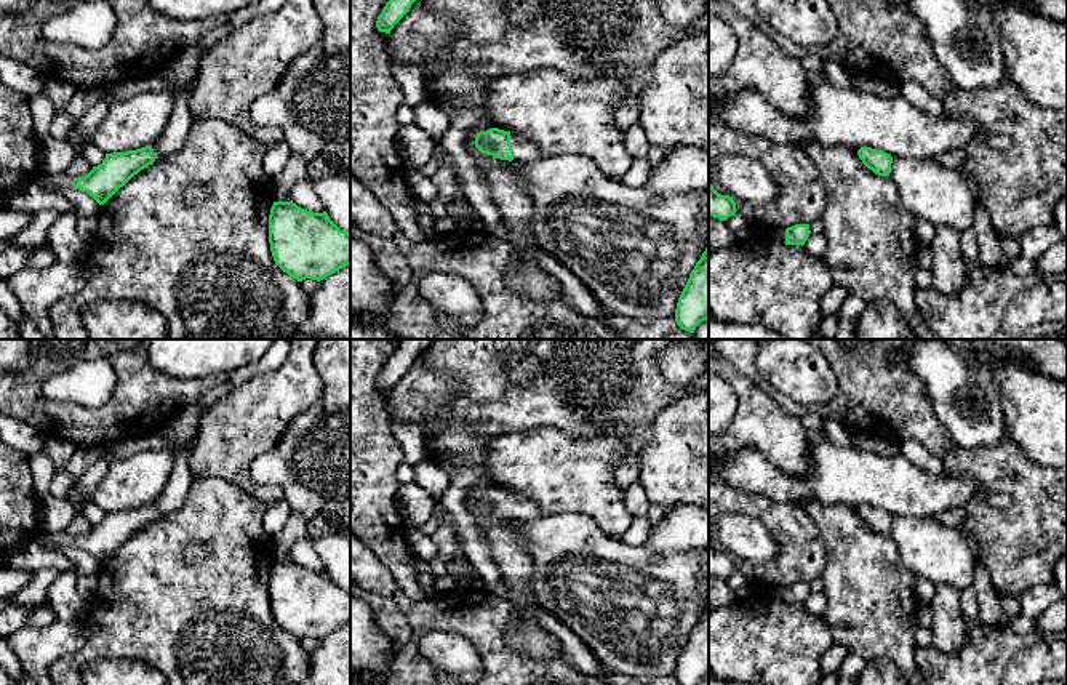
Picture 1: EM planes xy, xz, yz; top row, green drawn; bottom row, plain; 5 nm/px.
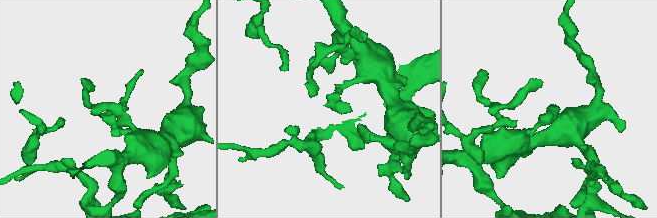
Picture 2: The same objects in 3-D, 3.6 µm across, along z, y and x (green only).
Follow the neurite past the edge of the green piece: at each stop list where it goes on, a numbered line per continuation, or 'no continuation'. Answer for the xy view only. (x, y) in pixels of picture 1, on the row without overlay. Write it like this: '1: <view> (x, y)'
1: xy (175, 492)

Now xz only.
1: xz (523, 509)

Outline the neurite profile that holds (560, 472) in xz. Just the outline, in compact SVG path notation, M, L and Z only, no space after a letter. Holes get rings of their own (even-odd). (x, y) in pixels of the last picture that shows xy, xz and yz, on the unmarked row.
M621 423L589 439L553 427L512 431L490 442L488 472L496 487L536 503L541 517L579 512L621 539L633 519L613 477L624 450Z

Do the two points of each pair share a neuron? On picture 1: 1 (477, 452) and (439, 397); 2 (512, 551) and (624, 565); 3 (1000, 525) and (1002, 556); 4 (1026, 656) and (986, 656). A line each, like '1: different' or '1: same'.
1: same
2: different
3: same
4: different

